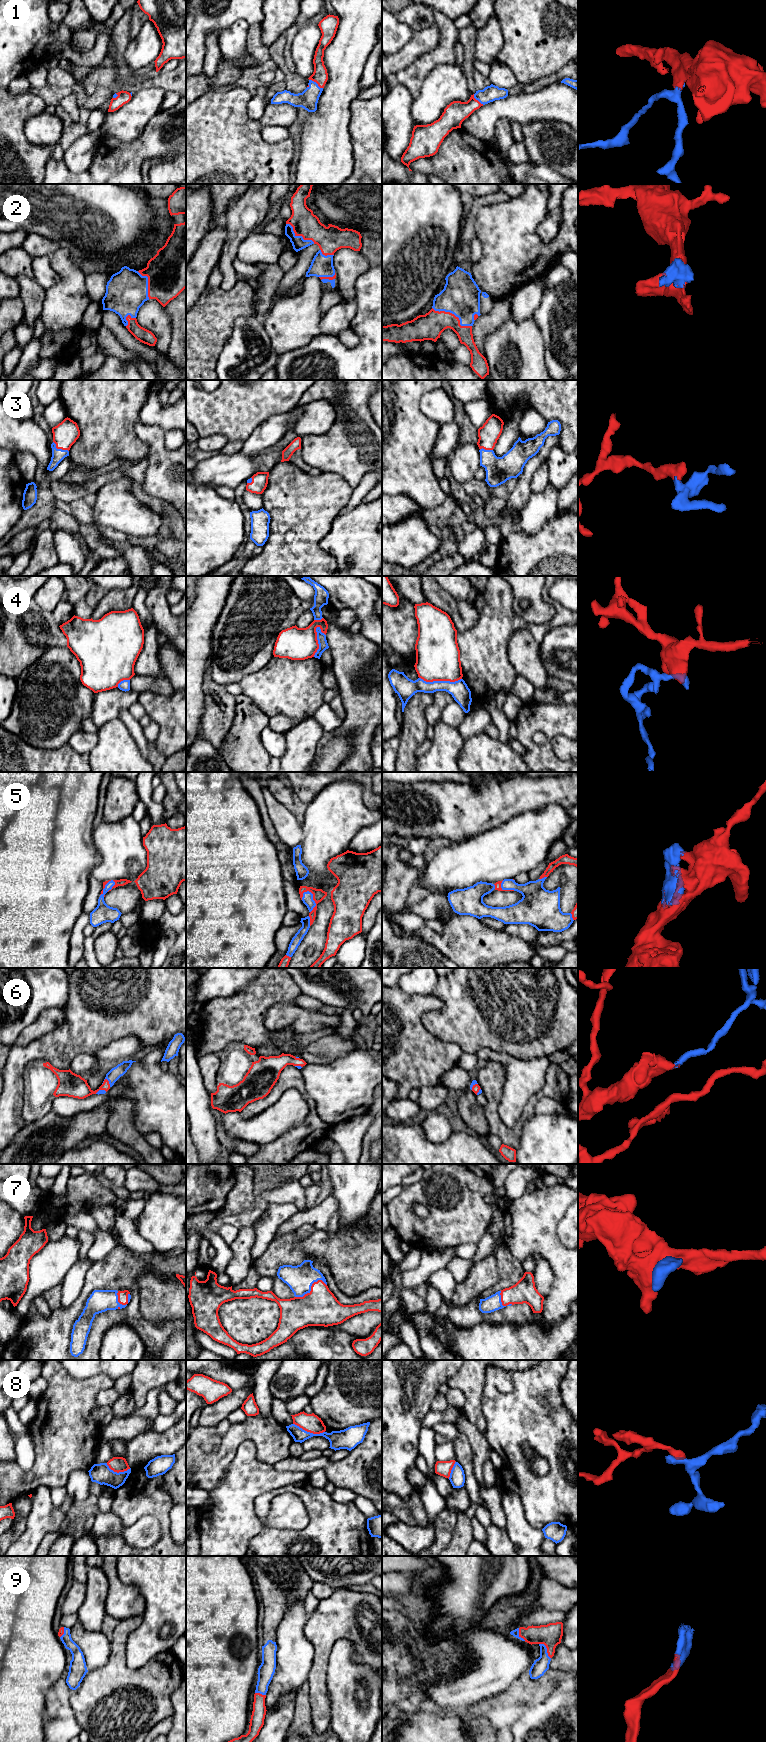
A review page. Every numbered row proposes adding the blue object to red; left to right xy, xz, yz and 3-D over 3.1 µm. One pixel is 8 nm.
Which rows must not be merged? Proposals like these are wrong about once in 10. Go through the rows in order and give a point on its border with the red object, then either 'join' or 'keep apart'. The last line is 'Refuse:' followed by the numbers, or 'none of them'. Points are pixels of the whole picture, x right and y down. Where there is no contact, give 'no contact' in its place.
1: xz (316, 82) | join
2: yz (453, 314) | join
3: xy (59, 448) | join
4: yz (440, 680) | keep apart
5: xz (314, 900) | join
6: xy (108, 1082) | join
7: xz (311, 1288) | join
8: xz (309, 1431) | keep apart
9: yz (547, 1649) | join
Refuse: 4, 8

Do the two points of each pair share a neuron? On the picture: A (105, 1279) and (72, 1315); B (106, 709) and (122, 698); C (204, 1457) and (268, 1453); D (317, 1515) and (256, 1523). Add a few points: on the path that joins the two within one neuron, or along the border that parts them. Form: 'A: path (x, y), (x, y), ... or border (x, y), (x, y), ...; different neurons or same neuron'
A: path (95, 1283), (85, 1293), (78, 1305); same neuron
B: path (110, 705), (115, 700), (118, 700); same neuron
C: path (220, 1451), (235, 1436), (254, 1437); same neuron
D: border (297, 1495), (308, 1516), (308, 1523), (299, 1531); different neurons

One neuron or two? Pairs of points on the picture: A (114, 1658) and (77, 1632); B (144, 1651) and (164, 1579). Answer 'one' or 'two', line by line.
A: two
B: one

